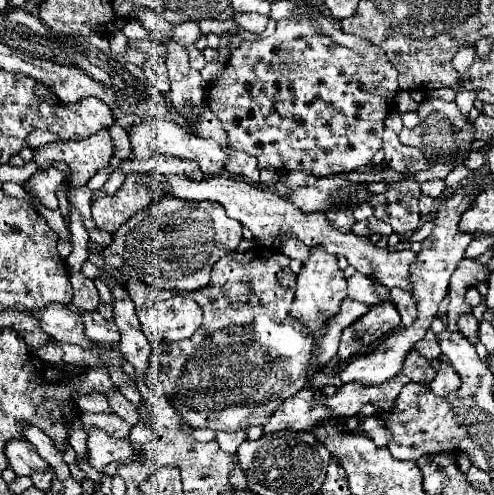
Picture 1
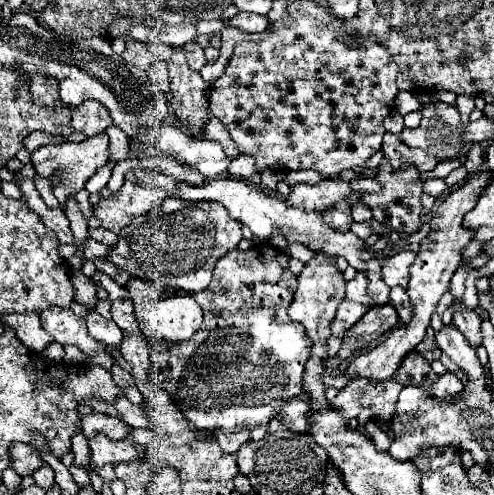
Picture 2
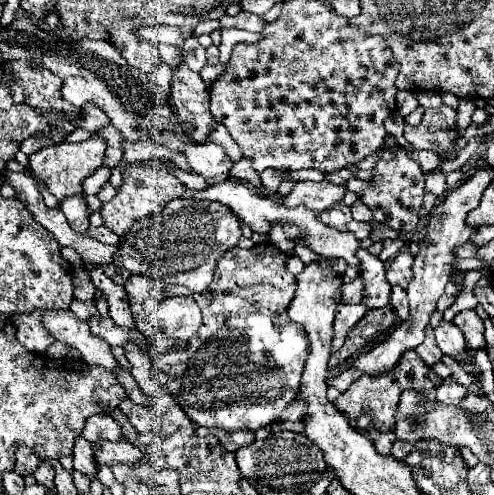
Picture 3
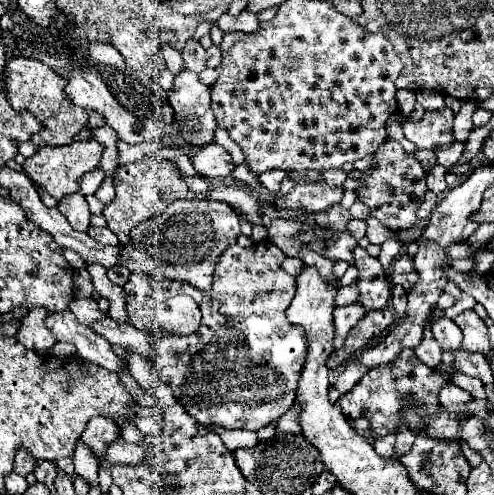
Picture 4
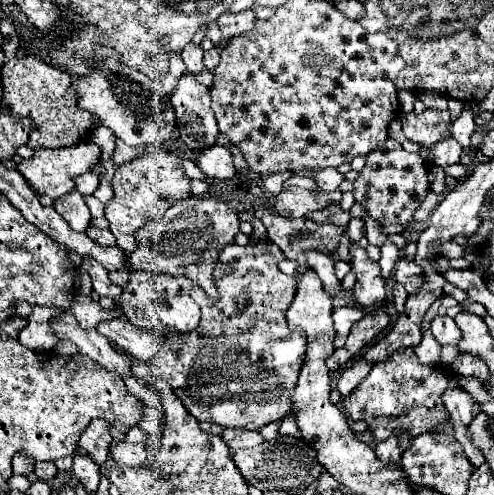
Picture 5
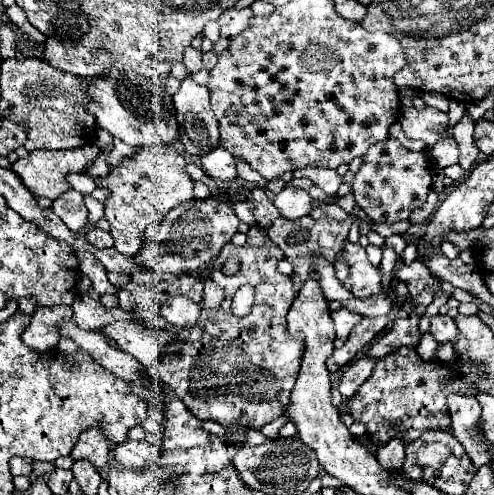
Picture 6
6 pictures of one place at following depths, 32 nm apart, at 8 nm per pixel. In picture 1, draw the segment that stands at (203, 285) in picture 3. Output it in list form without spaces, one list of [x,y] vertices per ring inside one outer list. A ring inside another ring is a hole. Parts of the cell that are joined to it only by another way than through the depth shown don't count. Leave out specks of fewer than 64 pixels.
[[[168,194],[164,200],[158,200],[152,210],[140,212],[132,216],[128,224],[122,224],[120,230],[114,232],[114,242],[104,250],[102,258],[112,268],[118,268],[120,272],[124,272],[130,280],[146,282],[164,290],[190,292],[190,290],[206,288],[210,284],[212,266],[228,252],[234,252],[240,240],[242,240],[242,224],[238,220],[228,218],[228,214],[224,212],[224,206],[216,202],[180,200]]]

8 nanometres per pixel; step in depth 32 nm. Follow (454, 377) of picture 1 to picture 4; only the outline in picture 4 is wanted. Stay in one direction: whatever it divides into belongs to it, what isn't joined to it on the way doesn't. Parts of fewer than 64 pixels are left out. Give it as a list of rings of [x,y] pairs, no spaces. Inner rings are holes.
[[[448,384],[444,390],[440,390],[440,404],[444,408],[450,408],[452,412],[456,412],[458,416],[462,416],[462,420],[466,420],[468,414],[468,406],[466,402],[470,400],[470,394],[462,388],[458,388],[456,384]]]

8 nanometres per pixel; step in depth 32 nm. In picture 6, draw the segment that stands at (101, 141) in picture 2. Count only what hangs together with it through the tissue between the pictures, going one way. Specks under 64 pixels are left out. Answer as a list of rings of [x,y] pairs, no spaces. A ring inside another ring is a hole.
[[[82,146],[78,150],[34,150],[26,158],[18,158],[16,162],[12,162],[10,170],[36,198],[55,200],[56,196],[64,194],[70,188],[66,182],[66,174],[80,174],[86,168],[86,164],[90,164],[96,158],[98,152],[98,146]]]

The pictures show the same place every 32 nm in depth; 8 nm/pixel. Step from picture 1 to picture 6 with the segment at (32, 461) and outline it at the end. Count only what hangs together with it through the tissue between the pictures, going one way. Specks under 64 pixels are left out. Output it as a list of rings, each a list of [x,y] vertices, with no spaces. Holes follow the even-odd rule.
[[[14,456],[10,460],[10,472],[12,476],[18,476],[18,474],[30,474],[32,472],[32,460],[30,458],[20,458],[20,456]]]

